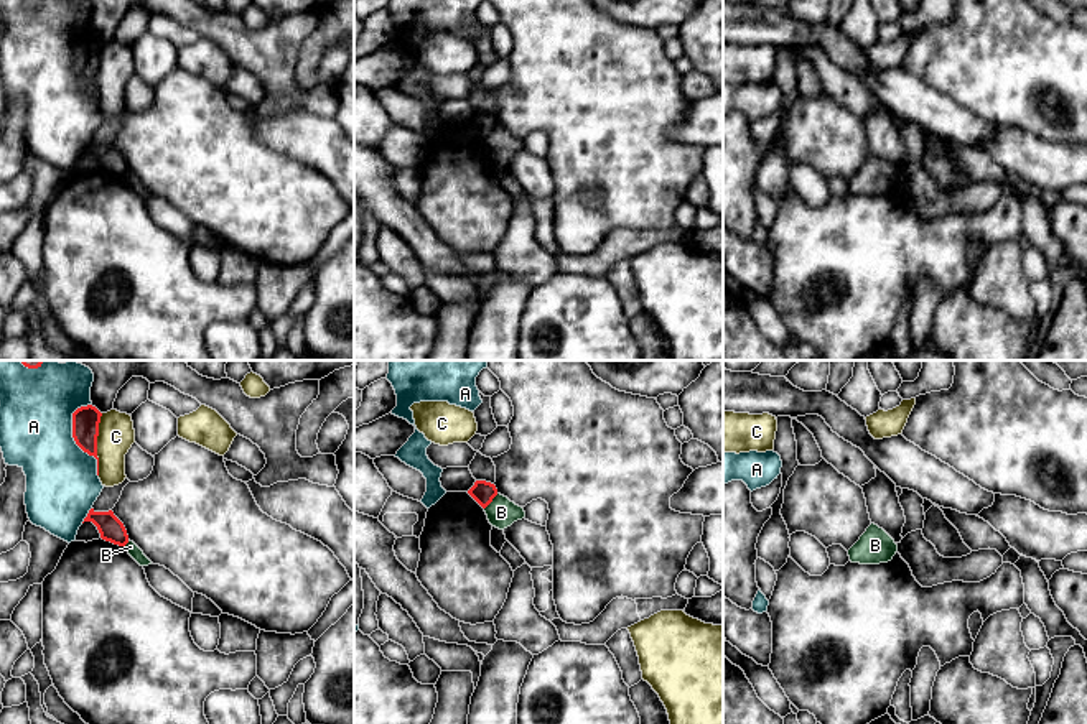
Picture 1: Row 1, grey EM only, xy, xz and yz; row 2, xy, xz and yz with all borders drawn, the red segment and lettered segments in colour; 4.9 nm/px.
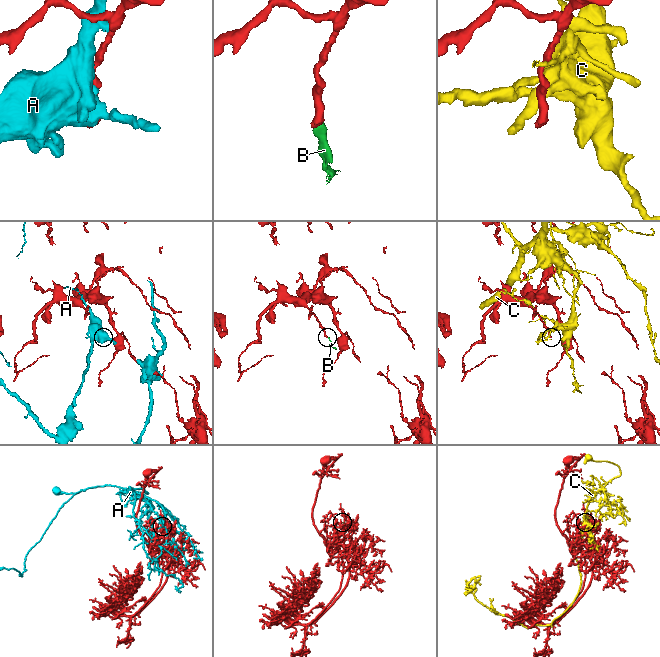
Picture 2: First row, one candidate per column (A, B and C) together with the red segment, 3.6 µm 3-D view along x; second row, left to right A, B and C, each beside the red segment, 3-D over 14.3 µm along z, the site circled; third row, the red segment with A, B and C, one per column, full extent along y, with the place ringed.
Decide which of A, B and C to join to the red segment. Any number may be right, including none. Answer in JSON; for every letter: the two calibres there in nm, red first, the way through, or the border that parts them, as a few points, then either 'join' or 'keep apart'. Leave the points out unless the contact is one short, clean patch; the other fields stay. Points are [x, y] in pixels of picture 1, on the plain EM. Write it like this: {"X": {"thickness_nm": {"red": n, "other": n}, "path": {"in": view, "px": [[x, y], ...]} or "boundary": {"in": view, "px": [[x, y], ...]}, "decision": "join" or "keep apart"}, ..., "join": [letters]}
{"A": {"thickness_nm": {"red": 130, "other": 360}, "decision": "keep apart"}, "B": {"thickness_nm": {"red": 110, "other": 150}, "boundary": {"in": "xz", "px": [[498, 125], [485, 140]]}, "decision": "keep apart"}, "C": {"thickness_nm": {"red": 130, "other": 180}, "decision": "keep apart"}, "join": []}

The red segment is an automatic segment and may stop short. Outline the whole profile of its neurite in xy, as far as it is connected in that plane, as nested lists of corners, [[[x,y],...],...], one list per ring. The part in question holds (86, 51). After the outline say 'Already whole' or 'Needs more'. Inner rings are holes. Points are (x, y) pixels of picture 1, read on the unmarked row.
[[[92,36],[81,38],[72,44],[72,69],[84,84],[97,90],[97,107],[99,107],[97,67],[100,48],[102,44]]]. Already whole

